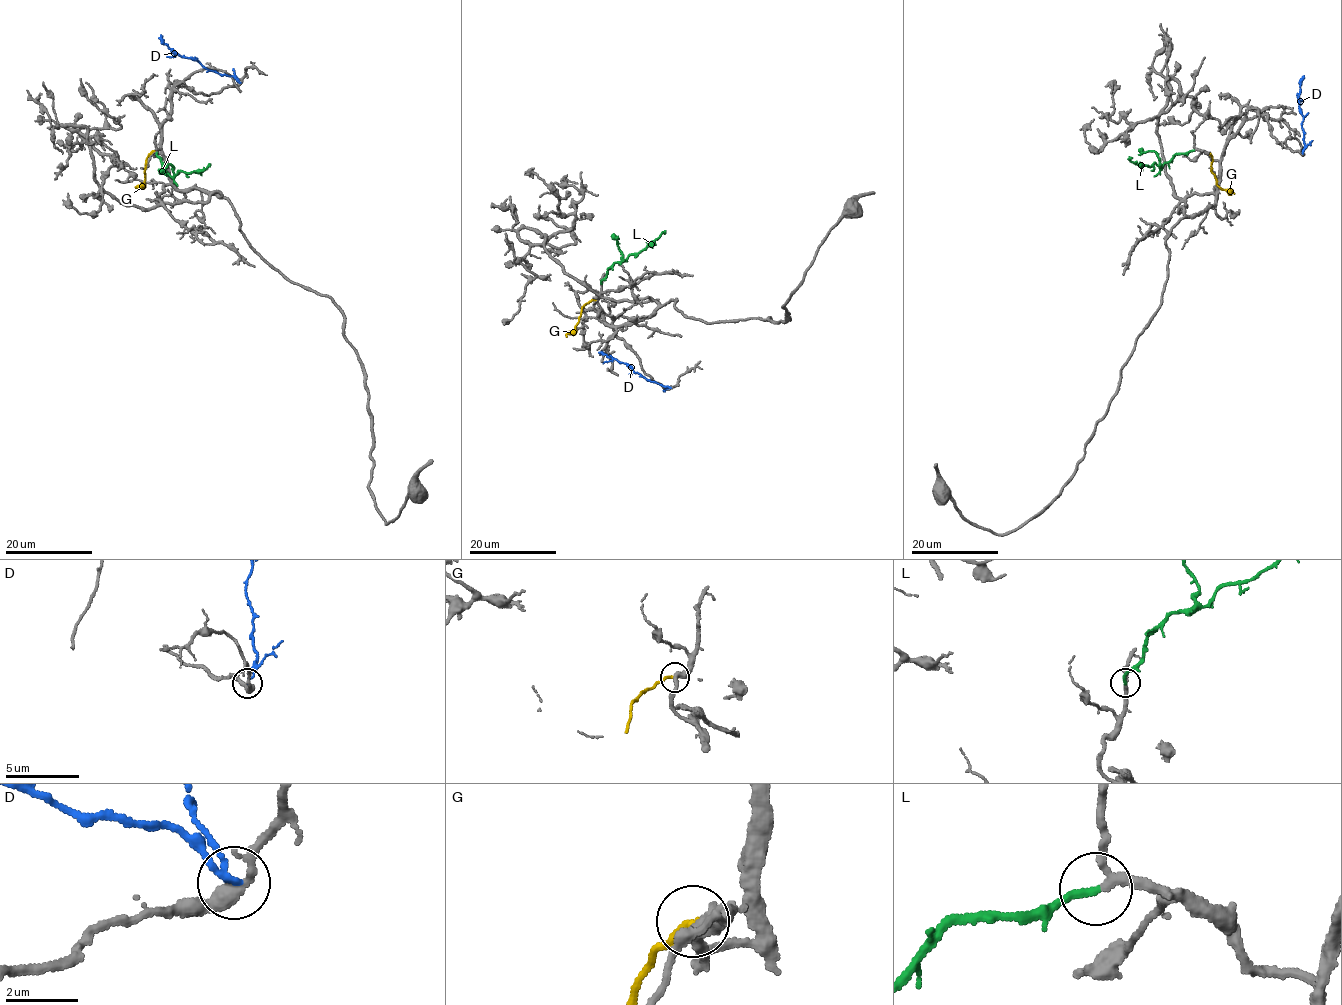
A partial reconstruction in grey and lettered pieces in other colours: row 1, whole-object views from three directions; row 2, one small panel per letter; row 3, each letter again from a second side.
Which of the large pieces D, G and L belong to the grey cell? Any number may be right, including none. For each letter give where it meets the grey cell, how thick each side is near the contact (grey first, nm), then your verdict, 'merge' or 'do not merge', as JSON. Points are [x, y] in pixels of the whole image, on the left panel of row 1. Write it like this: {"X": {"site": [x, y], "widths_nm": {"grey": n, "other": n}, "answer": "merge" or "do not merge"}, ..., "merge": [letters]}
{"D": {"site": [239, 82], "widths_nm": {"grey": 340, "other": 200}, "answer": "do not merge"}, "G": {"site": [153, 151], "widths_nm": {"grey": 360, "other": 170}, "answer": "do not merge"}, "L": {"site": [156, 153], "widths_nm": {"grey": 200, "other": 200}, "answer": "merge"}, "merge": ["L"]}

